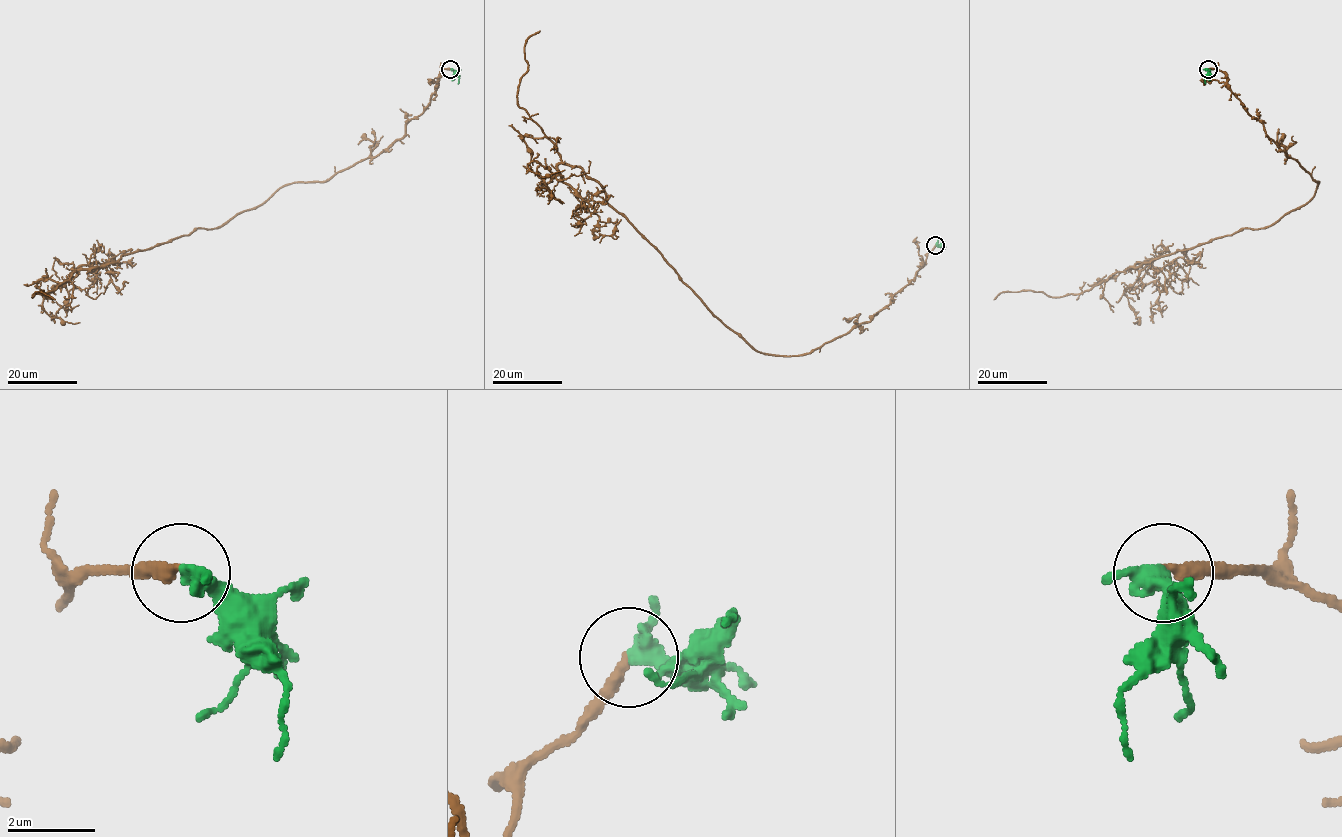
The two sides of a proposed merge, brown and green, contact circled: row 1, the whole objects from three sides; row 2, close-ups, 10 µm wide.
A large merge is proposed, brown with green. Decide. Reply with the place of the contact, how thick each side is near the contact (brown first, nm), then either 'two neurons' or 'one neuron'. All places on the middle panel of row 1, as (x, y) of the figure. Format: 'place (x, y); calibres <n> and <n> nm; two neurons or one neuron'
place (935, 245); calibres 280 and 320 nm; one neuron

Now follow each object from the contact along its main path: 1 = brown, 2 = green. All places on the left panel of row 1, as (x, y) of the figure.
1: (451, 68), (384, 151), (325, 181), (281, 186), (220, 227), (80, 268), (32, 297), (43, 290), (55, 299)
2: (451, 69), (459, 78), (458, 84)

